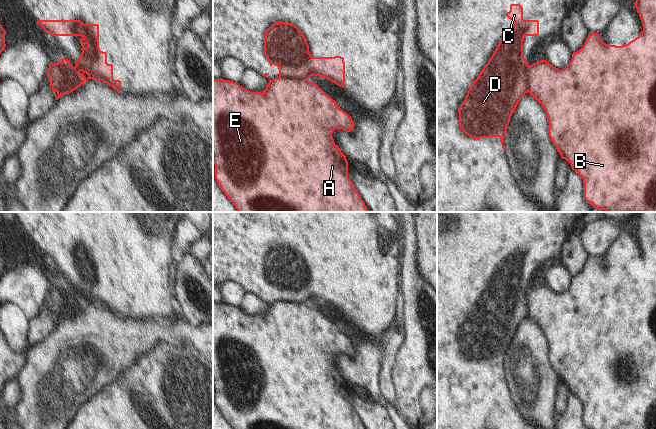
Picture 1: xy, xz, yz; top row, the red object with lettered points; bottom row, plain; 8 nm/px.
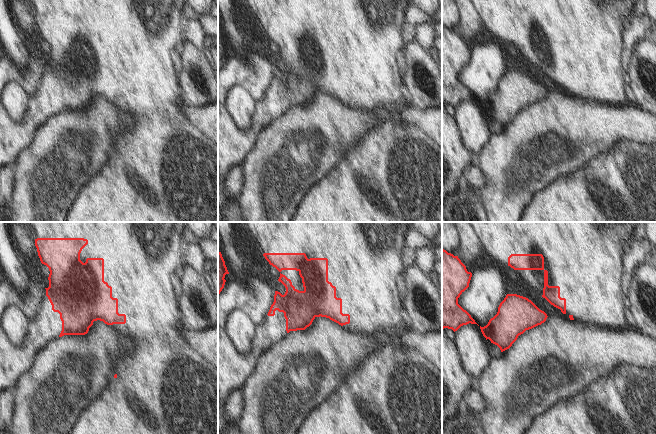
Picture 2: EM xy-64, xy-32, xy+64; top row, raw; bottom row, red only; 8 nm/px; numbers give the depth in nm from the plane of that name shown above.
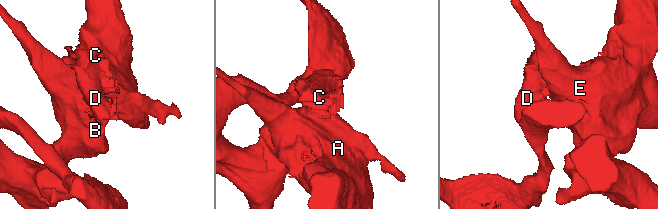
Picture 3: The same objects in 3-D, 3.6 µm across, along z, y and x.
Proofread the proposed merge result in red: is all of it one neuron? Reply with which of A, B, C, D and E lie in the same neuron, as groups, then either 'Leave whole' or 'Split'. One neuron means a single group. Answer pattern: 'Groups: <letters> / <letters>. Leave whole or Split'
Groups: A B E / C D. Split.

